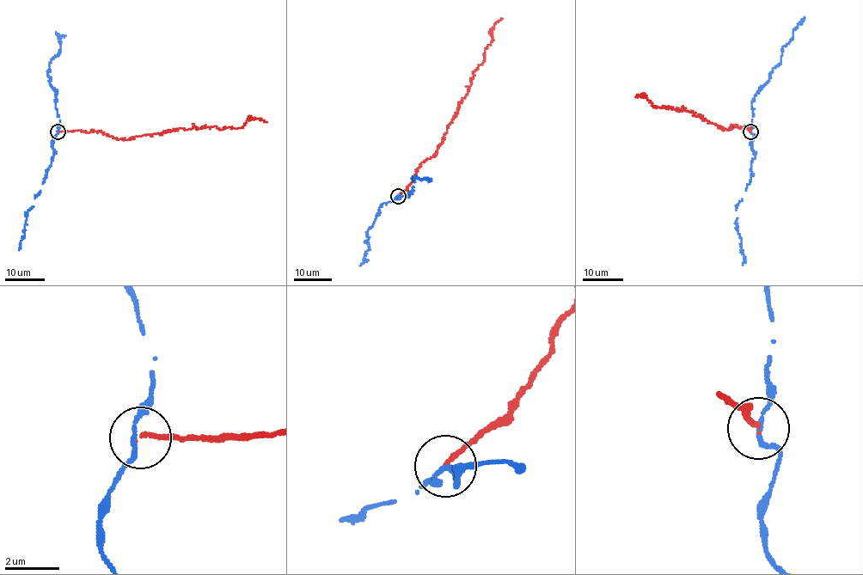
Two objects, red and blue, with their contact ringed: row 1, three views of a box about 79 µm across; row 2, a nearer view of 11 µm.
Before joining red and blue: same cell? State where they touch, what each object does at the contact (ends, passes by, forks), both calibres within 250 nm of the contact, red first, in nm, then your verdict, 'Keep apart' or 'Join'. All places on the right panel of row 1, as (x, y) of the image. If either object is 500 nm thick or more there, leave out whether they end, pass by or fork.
Place: (750, 131). At the ring red ends. At the ring blue passes by. Thickness 160 nm (red) against 150 nm. Keep apart

